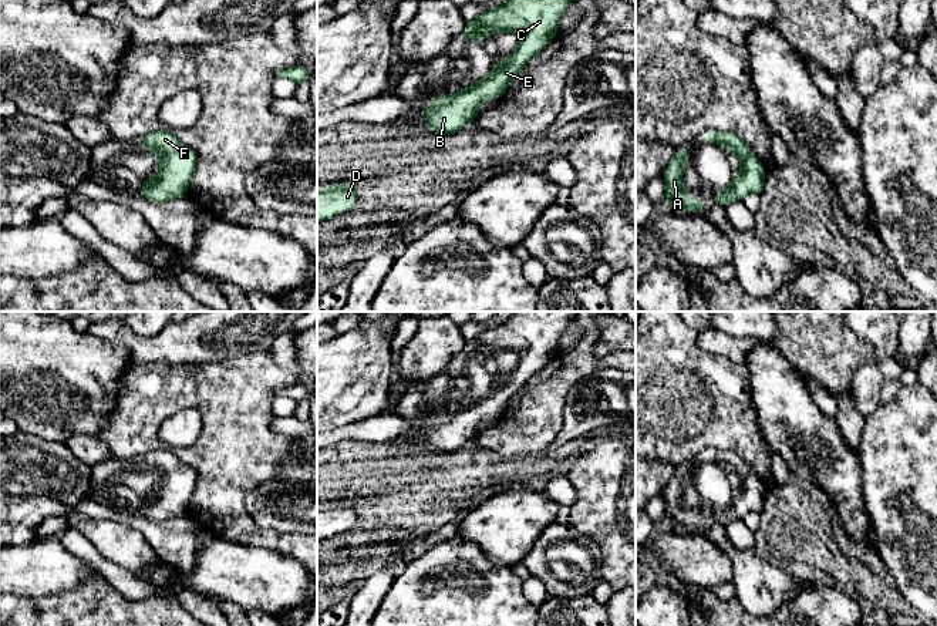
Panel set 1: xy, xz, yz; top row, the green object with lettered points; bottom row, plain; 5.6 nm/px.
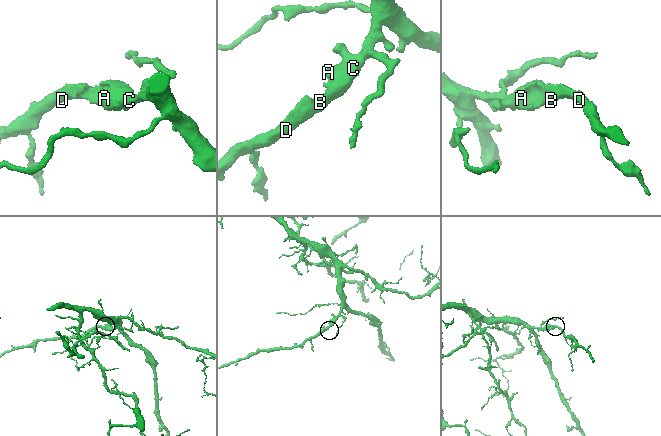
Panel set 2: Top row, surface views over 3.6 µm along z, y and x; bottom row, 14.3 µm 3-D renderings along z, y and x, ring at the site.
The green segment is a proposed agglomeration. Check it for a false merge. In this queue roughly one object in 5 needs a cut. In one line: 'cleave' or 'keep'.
keep

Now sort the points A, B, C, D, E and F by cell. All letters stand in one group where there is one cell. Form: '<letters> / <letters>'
A B C D E F

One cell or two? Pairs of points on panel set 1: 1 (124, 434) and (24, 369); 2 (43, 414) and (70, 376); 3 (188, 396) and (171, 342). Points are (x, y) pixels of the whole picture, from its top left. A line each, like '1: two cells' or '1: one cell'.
1: two cells
2: one cell
3: two cells

